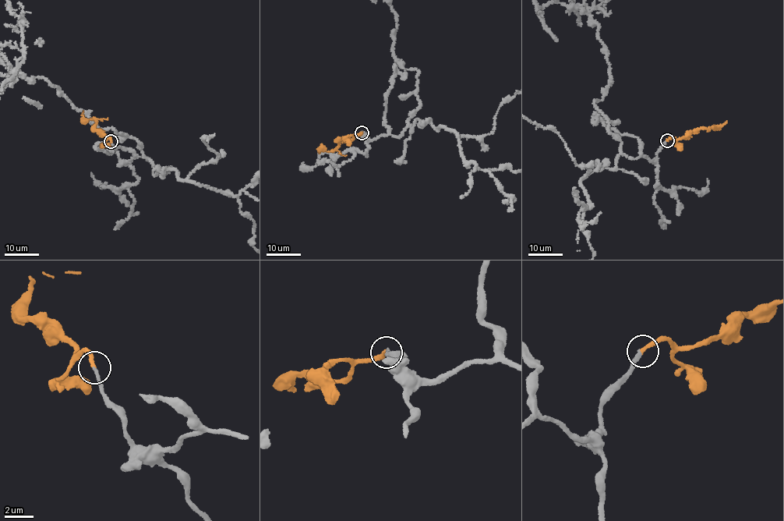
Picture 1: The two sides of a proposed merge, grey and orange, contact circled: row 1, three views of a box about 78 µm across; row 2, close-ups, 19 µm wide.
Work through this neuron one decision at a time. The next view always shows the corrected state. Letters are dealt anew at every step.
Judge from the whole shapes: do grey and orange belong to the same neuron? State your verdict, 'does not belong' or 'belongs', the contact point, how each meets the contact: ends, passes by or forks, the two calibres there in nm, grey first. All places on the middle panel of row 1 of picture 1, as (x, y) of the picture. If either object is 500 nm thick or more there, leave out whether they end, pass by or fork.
belongs; at (361, 132); grey ends there; orange ends there; 240 nm thick on the grey side, 280 nm on the other

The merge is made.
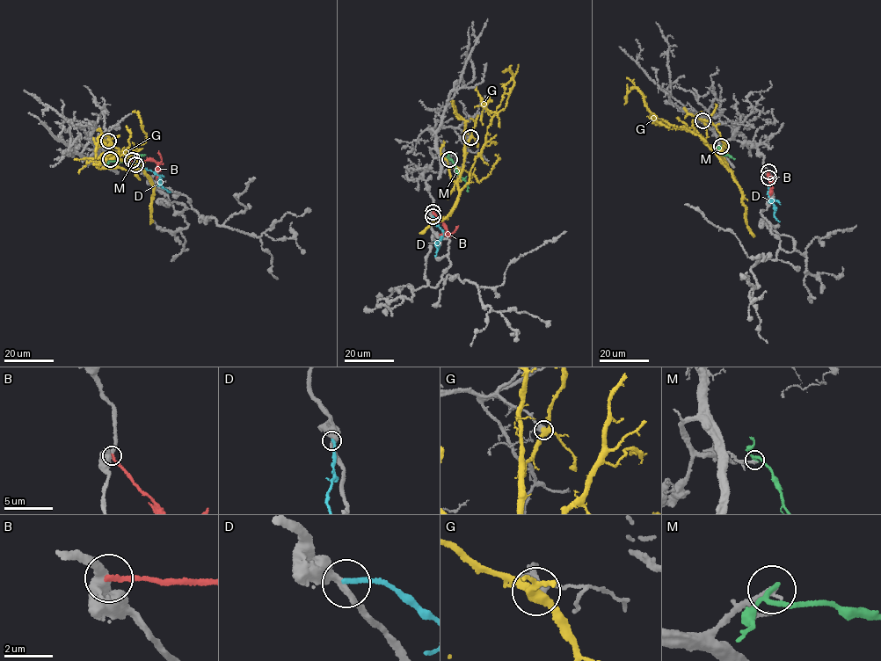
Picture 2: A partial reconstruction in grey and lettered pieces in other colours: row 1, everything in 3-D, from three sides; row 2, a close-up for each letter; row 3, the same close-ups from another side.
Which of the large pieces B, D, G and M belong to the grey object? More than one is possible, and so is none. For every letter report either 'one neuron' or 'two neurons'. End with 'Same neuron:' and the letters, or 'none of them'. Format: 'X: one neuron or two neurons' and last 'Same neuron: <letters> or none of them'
B: two neurons
D: two neurons
G: two neurons
M: two neurons
Same neuron: none of them

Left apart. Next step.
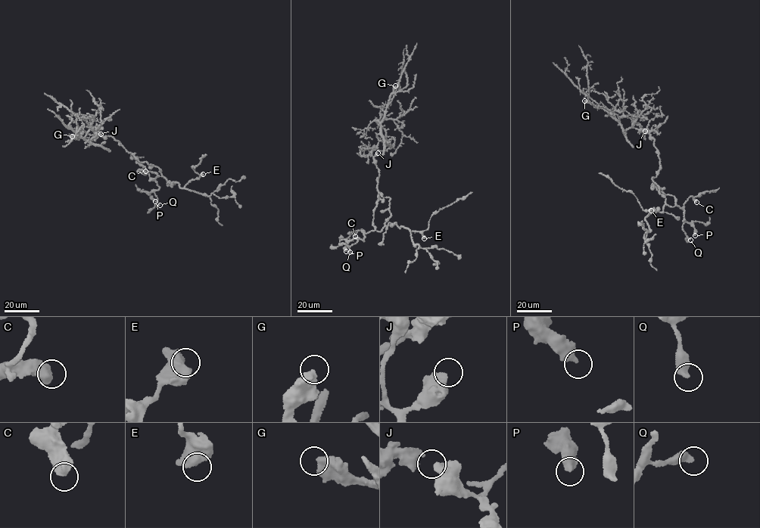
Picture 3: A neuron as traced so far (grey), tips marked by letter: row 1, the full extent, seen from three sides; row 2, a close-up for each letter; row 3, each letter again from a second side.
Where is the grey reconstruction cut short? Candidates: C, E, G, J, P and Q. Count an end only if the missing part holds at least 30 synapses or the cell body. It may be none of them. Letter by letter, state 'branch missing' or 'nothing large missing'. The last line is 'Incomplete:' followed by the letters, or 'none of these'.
C: nothing large missing
E: nothing large missing
G: branch missing
J: nothing large missing
P: nothing large missing
Q: nothing large missing
Incomplete: G

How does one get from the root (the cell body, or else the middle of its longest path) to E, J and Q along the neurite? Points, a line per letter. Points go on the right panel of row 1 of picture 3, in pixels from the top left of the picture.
E: (660, 166), (652, 177), (665, 204), (661, 212), (653, 208), (648, 215), (646, 211), (651, 210)
J: (660, 166), (653, 139), (645, 131)
Q: (660, 166), (652, 179), (665, 198), (665, 203), (672, 207), (677, 205), (683, 209), (682, 230), (690, 240)

